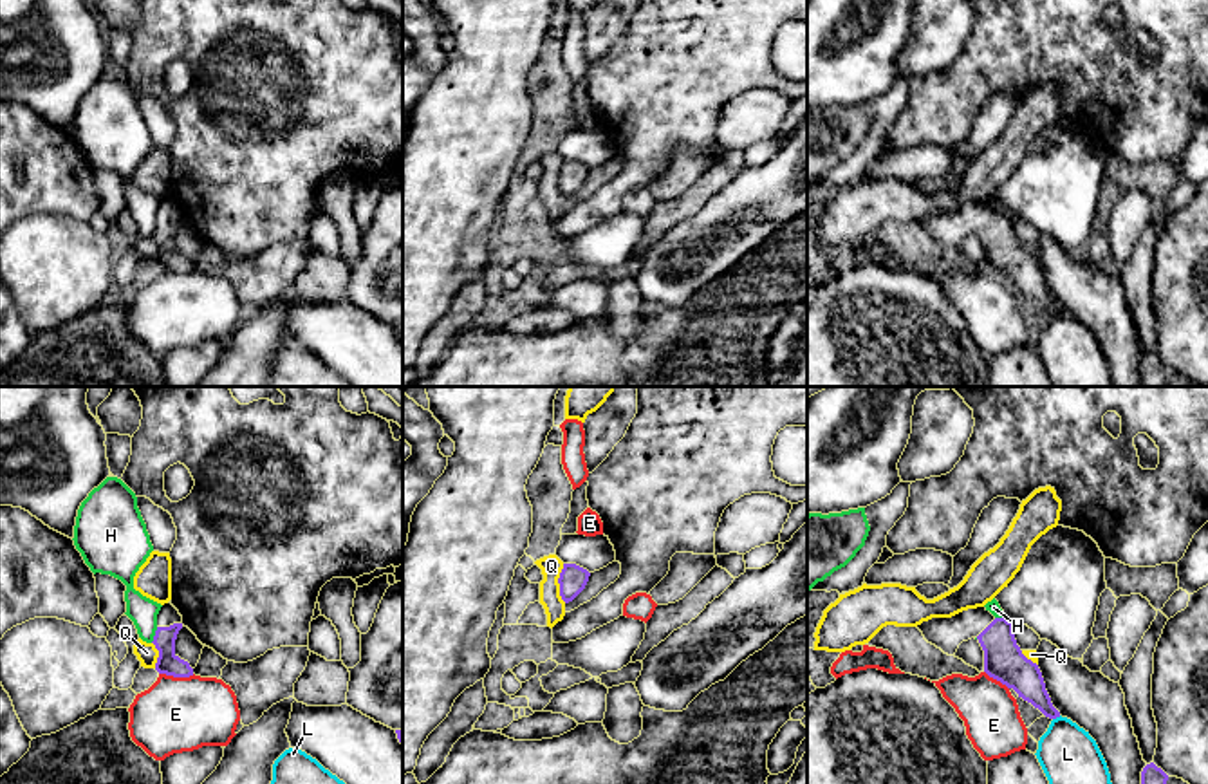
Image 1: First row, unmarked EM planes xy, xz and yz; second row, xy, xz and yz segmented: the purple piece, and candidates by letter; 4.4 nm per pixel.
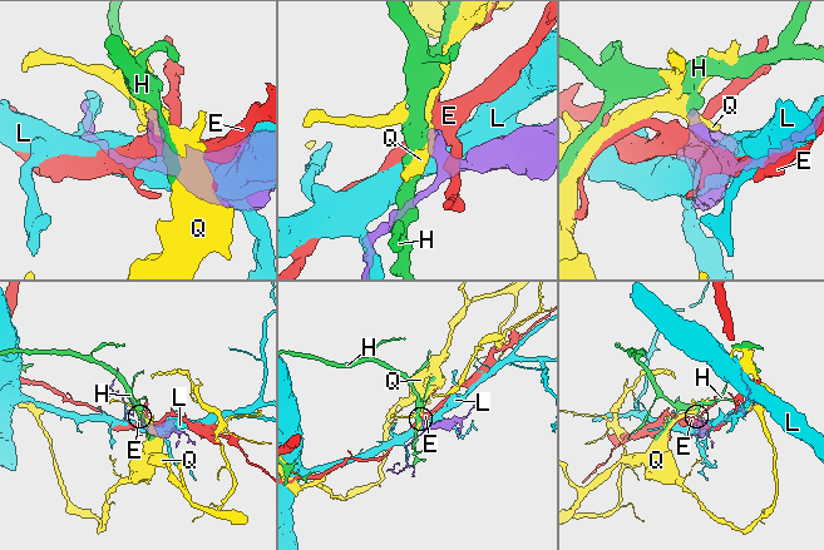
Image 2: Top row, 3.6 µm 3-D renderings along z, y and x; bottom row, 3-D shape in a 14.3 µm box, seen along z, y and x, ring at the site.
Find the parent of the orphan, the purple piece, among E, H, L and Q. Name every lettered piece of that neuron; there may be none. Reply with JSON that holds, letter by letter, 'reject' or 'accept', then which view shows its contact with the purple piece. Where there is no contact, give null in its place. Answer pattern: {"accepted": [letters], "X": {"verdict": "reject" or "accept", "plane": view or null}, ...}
{"accepted": [], "E": {"verdict": "reject", "plane": "xy"}, "H": {"verdict": "reject", "plane": "xy"}, "L": {"verdict": "reject", "plane": "yz"}, "Q": {"verdict": "reject", "plane": "xz"}}

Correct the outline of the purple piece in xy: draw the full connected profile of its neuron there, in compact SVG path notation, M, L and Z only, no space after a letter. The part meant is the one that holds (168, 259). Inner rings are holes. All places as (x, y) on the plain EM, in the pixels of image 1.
M170 197L164 199L157 210L157 226L152 237L159 246L159 253L155 258L155 266L159 269L173 273L193 271L193 264L190 262L190 258L175 249L175 235L181 224L182 211Z

